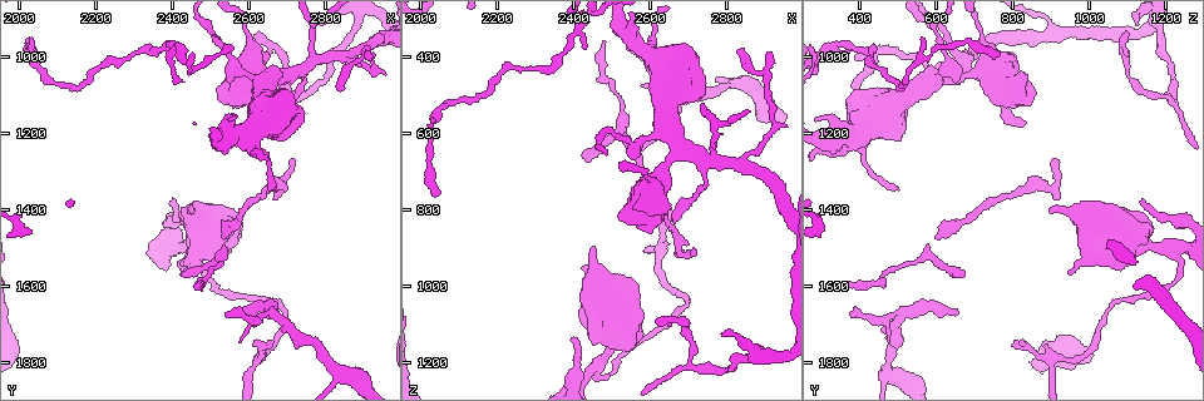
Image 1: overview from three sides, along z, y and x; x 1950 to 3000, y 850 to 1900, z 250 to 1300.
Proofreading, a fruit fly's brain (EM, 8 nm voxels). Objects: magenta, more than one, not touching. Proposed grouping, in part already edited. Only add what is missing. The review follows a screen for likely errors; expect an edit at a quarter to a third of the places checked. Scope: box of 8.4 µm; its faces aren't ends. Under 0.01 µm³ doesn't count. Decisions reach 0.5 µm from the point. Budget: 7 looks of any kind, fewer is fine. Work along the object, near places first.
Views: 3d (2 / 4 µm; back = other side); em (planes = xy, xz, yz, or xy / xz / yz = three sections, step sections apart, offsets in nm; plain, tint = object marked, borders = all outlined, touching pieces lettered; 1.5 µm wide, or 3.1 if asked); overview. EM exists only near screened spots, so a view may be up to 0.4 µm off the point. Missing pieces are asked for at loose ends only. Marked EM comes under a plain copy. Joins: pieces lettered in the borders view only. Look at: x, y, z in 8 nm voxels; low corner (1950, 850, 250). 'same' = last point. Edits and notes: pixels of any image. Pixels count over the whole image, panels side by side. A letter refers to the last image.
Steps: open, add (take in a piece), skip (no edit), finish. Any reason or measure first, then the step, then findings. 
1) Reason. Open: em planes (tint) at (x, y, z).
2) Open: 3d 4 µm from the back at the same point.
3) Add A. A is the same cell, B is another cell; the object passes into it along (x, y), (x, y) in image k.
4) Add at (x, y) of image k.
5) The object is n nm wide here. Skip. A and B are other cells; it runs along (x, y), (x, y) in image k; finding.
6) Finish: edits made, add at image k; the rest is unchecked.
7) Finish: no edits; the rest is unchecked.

An open end. Open: em planes (borders) at (2660, 1175, 840).

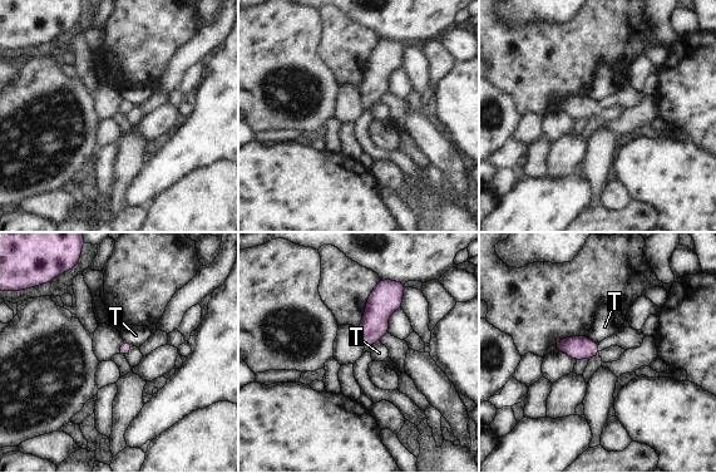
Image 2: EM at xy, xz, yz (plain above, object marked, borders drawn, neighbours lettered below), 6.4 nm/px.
The object is 70 nm wide here. Skip. T is another cell; a border runs along (379, 339), (364, 349) in image 2; no lettered piece goes on from it.

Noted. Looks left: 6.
Branch stops here. Open: em planes (borders) at (2620, 935, 1105).

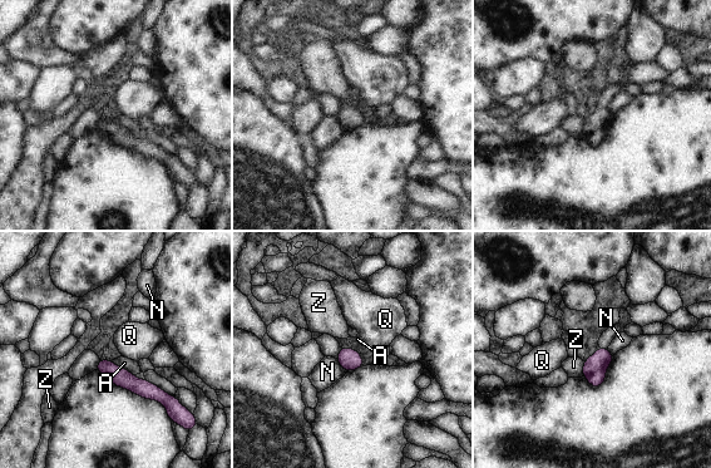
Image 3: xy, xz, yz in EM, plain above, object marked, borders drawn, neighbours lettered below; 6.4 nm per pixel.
The longest contact is with A, 190 nm. Skip. A, N, Q and Z are other cells; it runs along (100, 365), (138, 387), (157, 392) in image 3; no lettered piece goes on from it.

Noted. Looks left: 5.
Free end. Open: em yz step 8 (borders) at (2400, 1375, 1140).

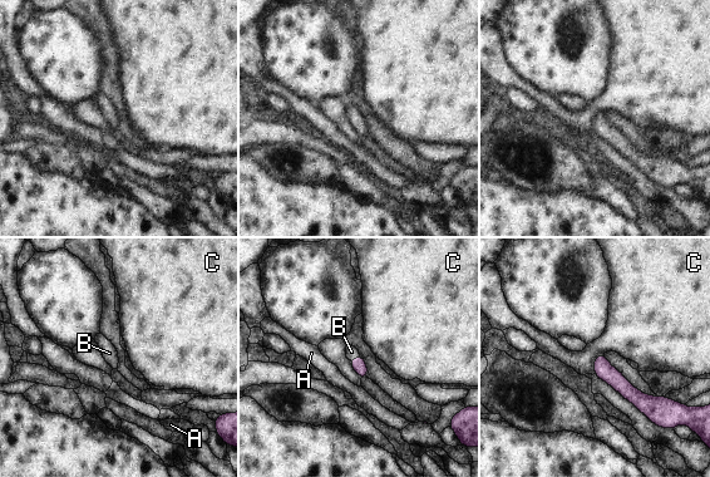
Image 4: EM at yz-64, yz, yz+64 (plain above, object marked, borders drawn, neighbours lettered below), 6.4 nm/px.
Open: em planes (borders) at the same point.

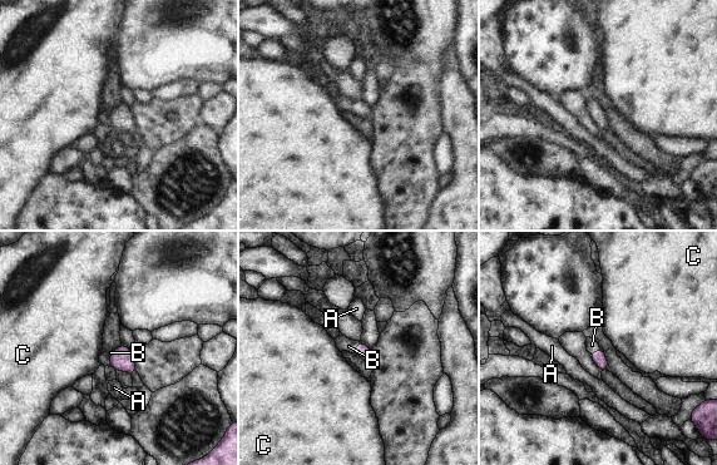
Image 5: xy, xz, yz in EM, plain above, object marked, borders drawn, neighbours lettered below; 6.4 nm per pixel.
Add B. B is the same cell, A and C are other cells; the object passes into it along (361, 350), (356, 347), (344, 344) in image 5; the neuron continues.

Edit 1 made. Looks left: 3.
Finish: edits made, add at image 5; the rest is unchecked.

